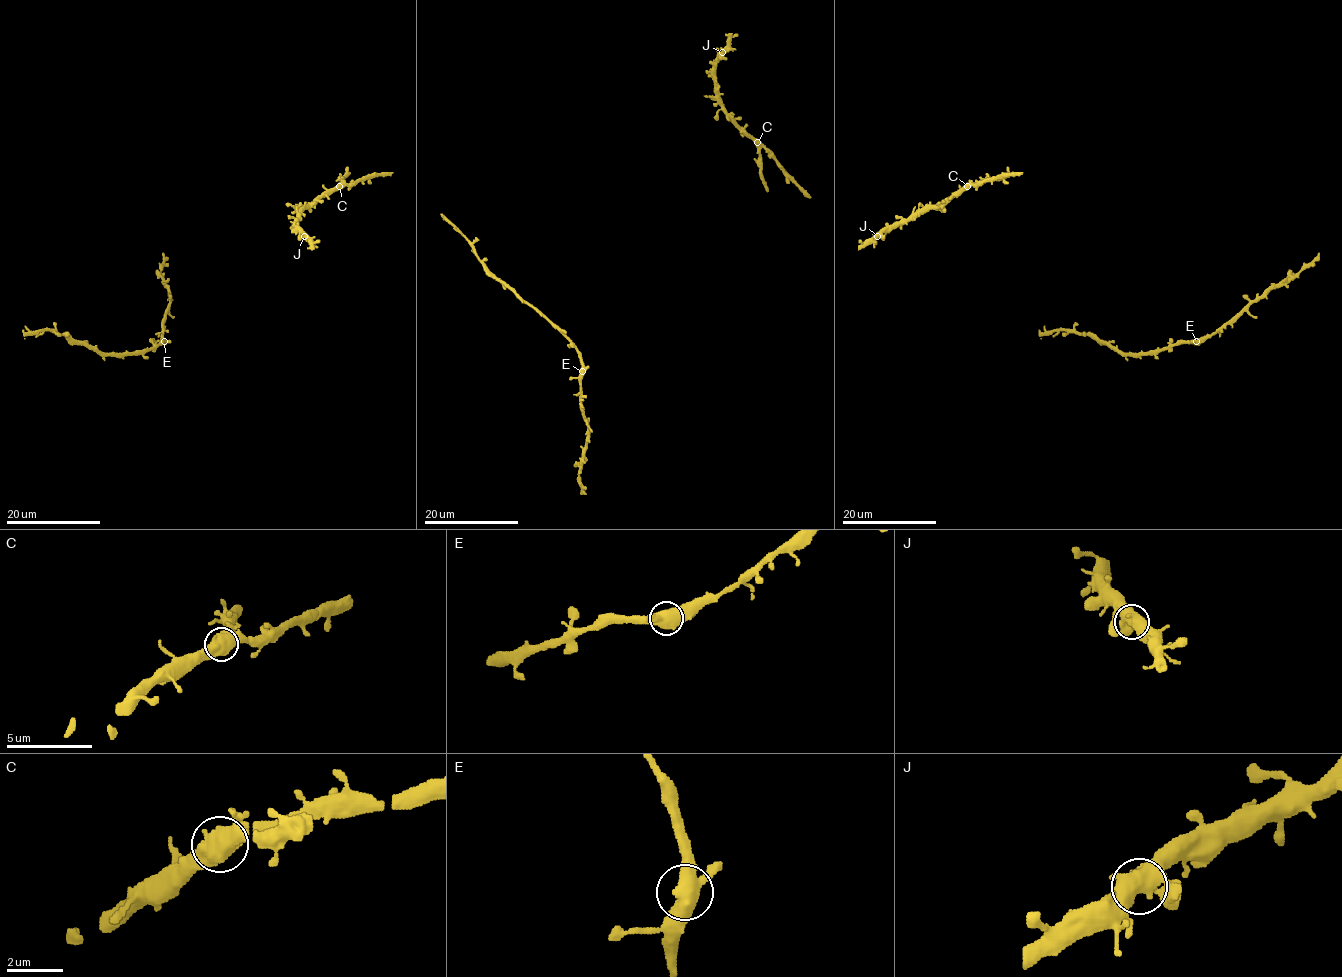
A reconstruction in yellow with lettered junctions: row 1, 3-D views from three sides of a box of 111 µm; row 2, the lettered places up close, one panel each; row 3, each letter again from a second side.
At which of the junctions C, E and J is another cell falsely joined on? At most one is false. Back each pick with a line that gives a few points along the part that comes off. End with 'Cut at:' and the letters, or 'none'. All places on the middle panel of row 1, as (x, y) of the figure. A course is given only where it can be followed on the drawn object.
Cut at: none

